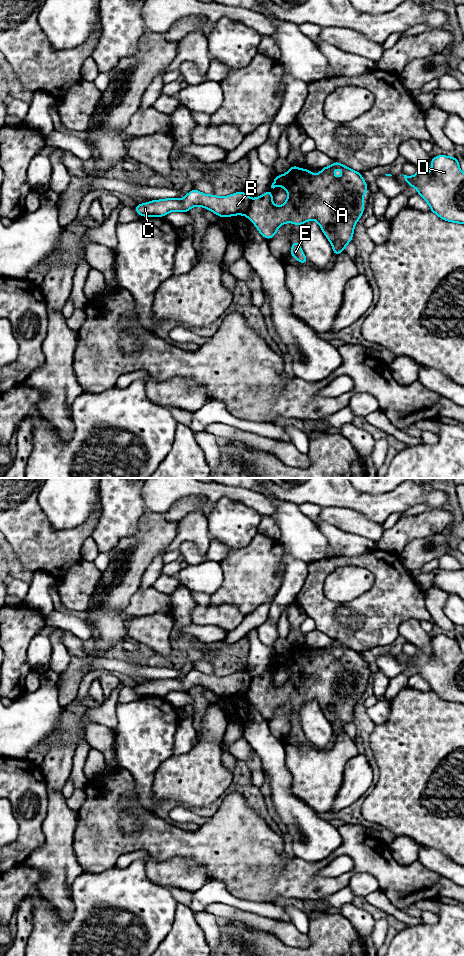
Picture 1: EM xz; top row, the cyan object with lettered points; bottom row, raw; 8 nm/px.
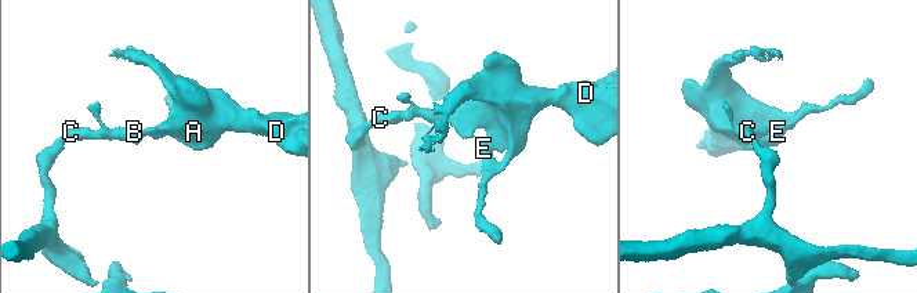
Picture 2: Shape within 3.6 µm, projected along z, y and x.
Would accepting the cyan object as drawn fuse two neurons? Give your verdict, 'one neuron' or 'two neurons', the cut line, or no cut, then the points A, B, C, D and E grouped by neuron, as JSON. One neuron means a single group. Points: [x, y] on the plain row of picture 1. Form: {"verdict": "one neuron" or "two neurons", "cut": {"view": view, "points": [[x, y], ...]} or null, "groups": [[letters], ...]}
{"verdict": "two neurons", "cut": {"view": "xz", "points": [[251, 680], [249, 690], [245, 694]]}, "groups": [["A", "D", "E"], ["B", "C"]]}

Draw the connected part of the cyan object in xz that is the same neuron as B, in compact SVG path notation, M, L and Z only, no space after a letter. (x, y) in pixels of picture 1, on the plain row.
M192 669L182 679L151 680L144 684L137 684L134 688L138 695L143 697L164 697L172 691L188 693L194 686L201 686L212 691L219 697L246 695L249 691L251 678L246 672L236 672L229 676L207 675Z

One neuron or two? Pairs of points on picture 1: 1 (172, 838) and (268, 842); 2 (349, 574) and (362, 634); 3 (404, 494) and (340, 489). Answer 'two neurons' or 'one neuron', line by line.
1: one neuron
2: two neurons
3: one neuron

